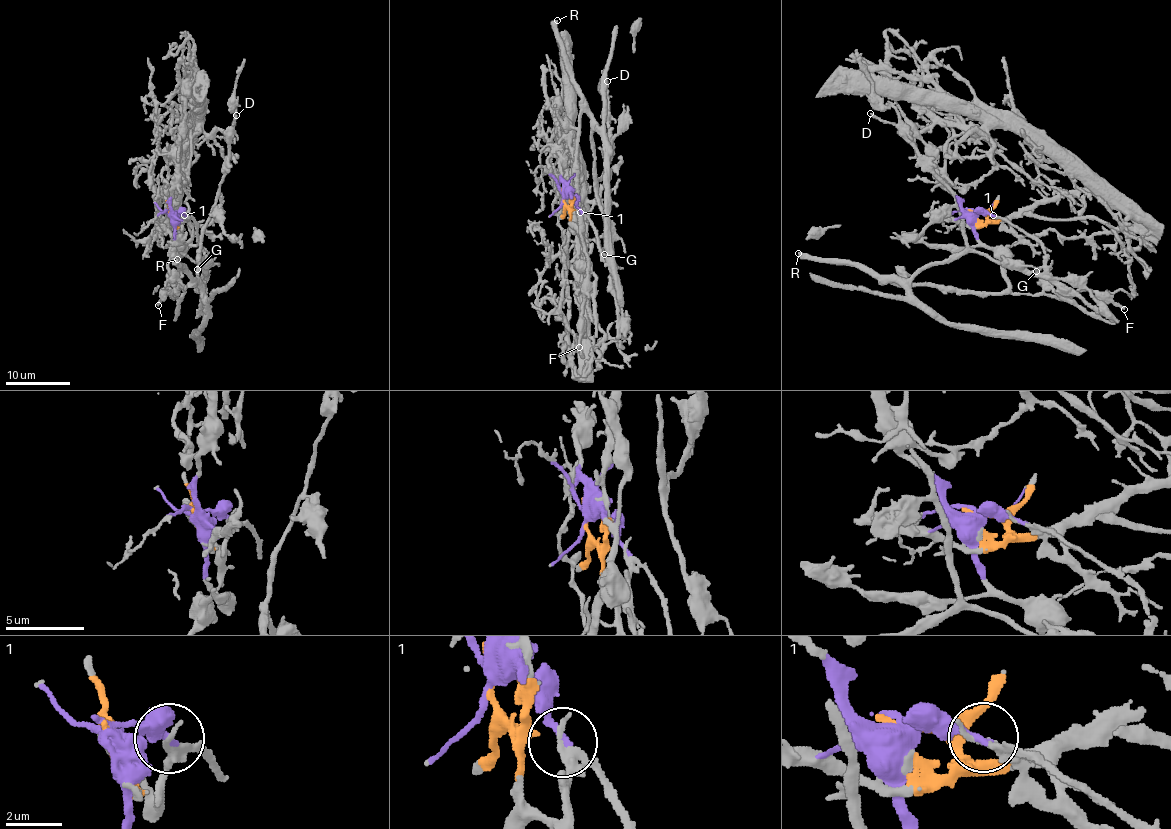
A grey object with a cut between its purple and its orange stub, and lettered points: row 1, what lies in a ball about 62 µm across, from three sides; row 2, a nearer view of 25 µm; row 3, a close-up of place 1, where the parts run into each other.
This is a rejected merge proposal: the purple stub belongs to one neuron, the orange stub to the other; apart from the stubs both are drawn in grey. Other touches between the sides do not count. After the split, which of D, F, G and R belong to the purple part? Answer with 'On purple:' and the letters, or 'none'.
On purple: D, F, G, R

